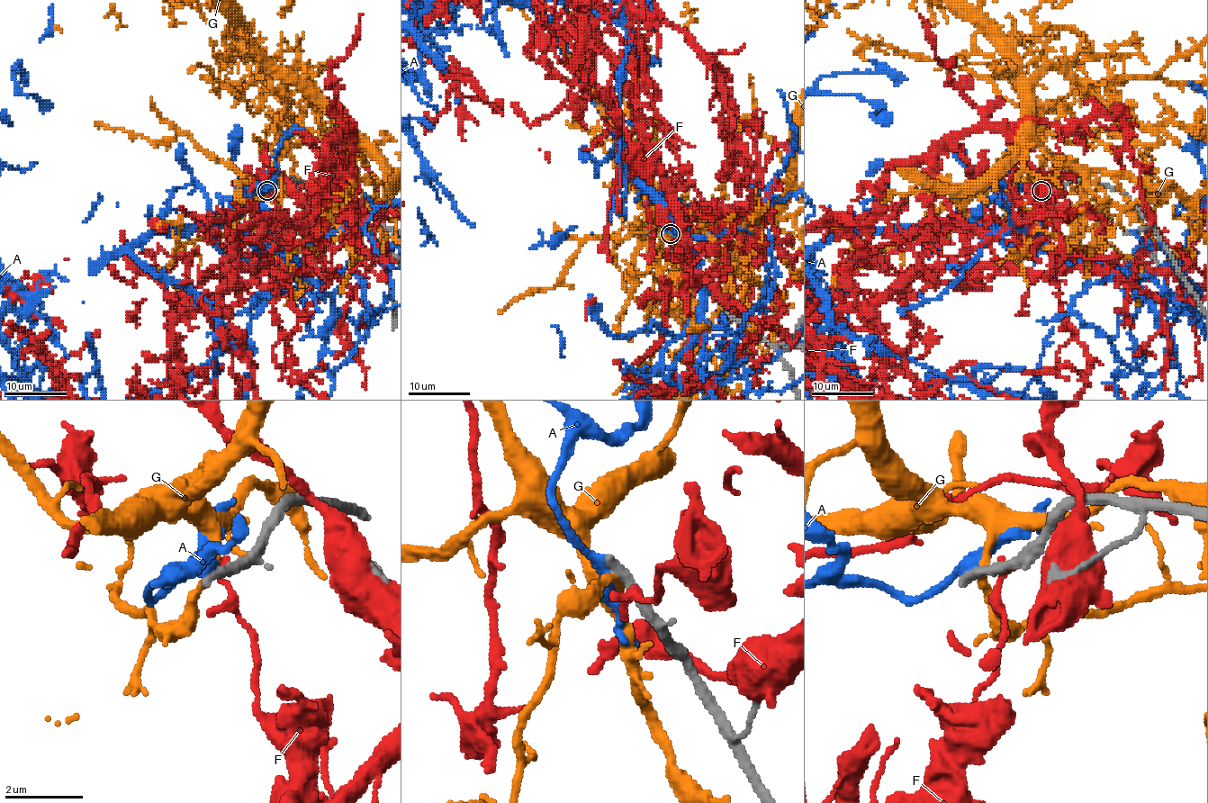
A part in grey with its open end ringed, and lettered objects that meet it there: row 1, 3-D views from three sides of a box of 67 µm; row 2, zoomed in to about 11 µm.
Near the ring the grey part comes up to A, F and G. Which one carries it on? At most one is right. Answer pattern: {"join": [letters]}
{"join": []}

